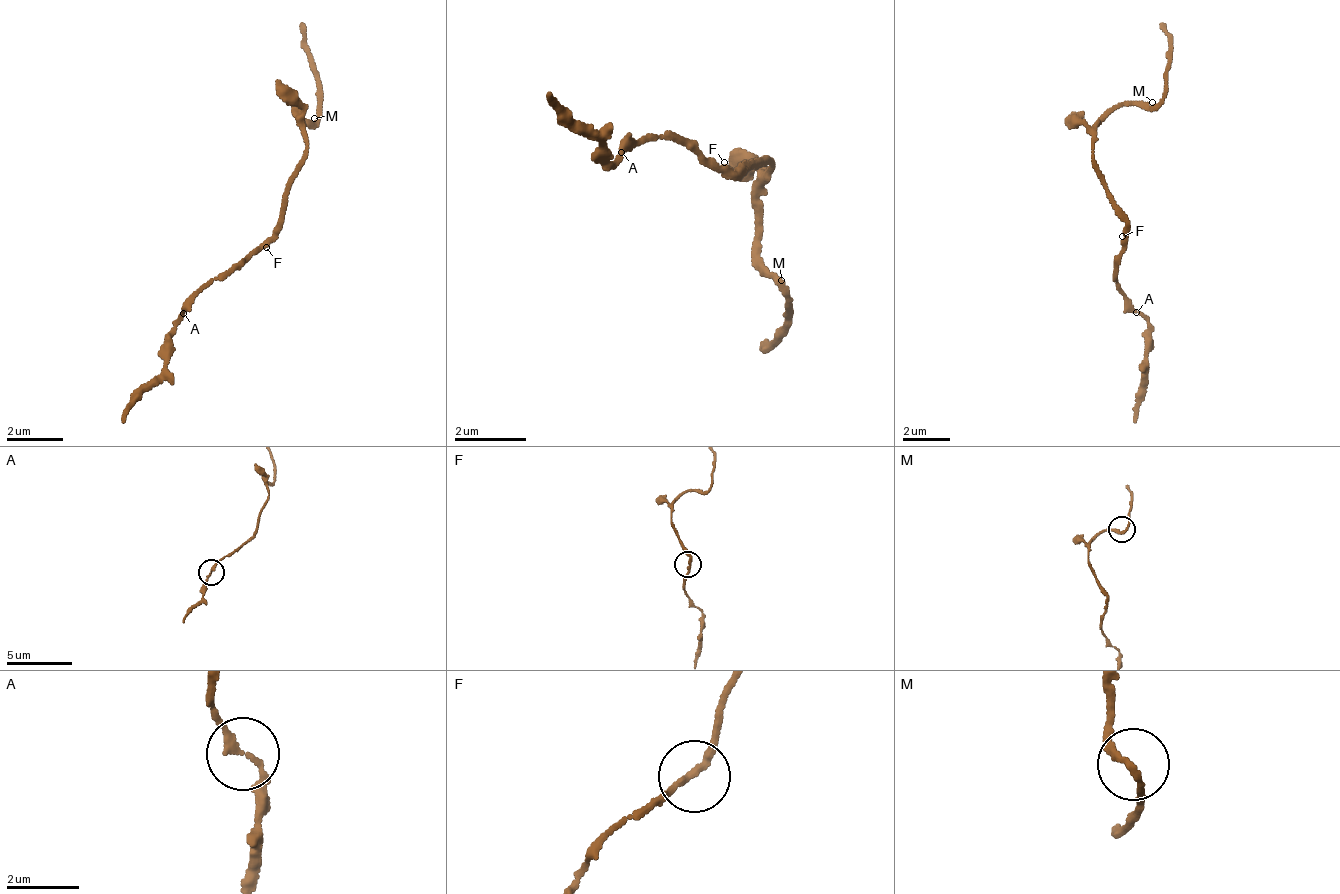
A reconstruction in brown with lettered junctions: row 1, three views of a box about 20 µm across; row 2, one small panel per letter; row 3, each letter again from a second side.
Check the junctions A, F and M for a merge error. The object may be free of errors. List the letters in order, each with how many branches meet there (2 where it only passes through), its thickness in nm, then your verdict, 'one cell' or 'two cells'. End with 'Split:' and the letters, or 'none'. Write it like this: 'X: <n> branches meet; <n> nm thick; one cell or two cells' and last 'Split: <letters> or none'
A: 2 branches meet; 190 nm thick; one cell
F: 2 branches meet; 190 nm thick; one cell
M: 2 branches meet; 190 nm thick; one cell
Split: none

